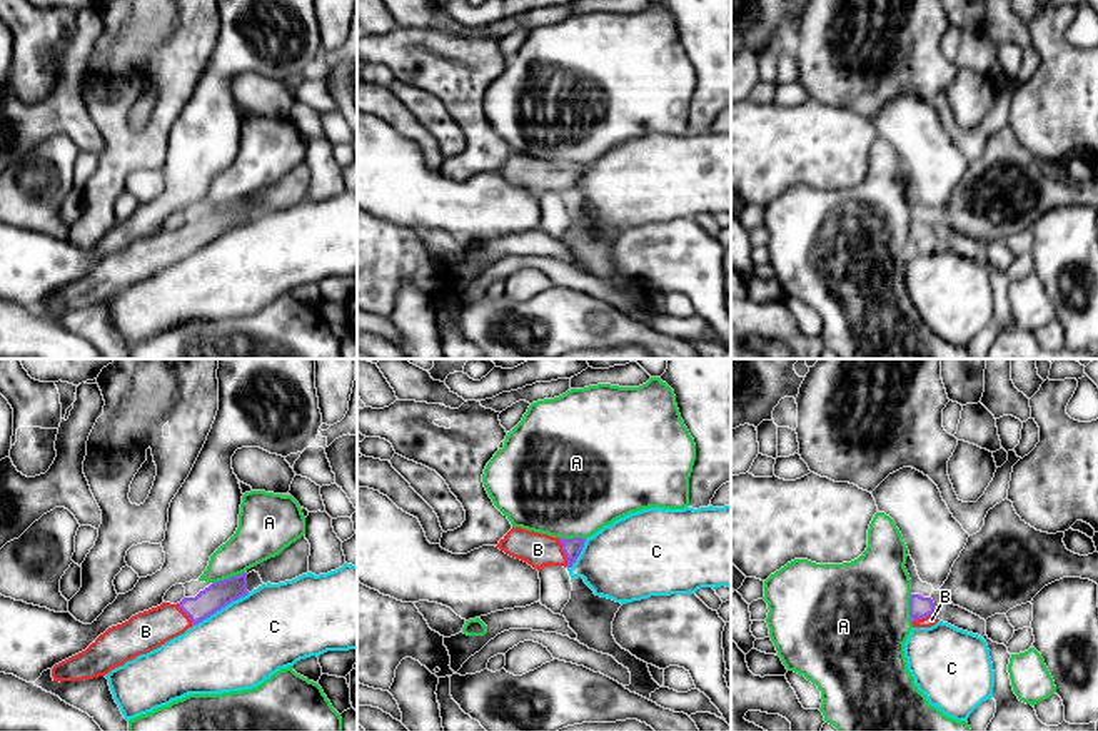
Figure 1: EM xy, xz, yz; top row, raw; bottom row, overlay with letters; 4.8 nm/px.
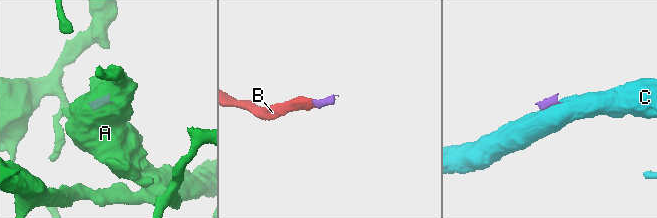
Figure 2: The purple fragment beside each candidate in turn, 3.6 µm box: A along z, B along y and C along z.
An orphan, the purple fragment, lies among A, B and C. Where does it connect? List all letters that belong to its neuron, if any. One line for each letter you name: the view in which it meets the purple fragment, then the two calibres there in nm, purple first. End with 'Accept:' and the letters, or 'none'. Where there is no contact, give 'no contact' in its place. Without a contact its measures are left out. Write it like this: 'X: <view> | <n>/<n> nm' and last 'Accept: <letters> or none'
B: xz | 90/160 nm
Accept: B

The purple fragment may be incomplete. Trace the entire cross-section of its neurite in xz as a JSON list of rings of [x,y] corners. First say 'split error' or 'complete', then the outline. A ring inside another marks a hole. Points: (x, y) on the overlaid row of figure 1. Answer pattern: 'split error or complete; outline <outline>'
split error; outline [[[512,526],[496,547],[541,571],[546,566],[572,567],[584,542],[582,537],[562,539]]]

